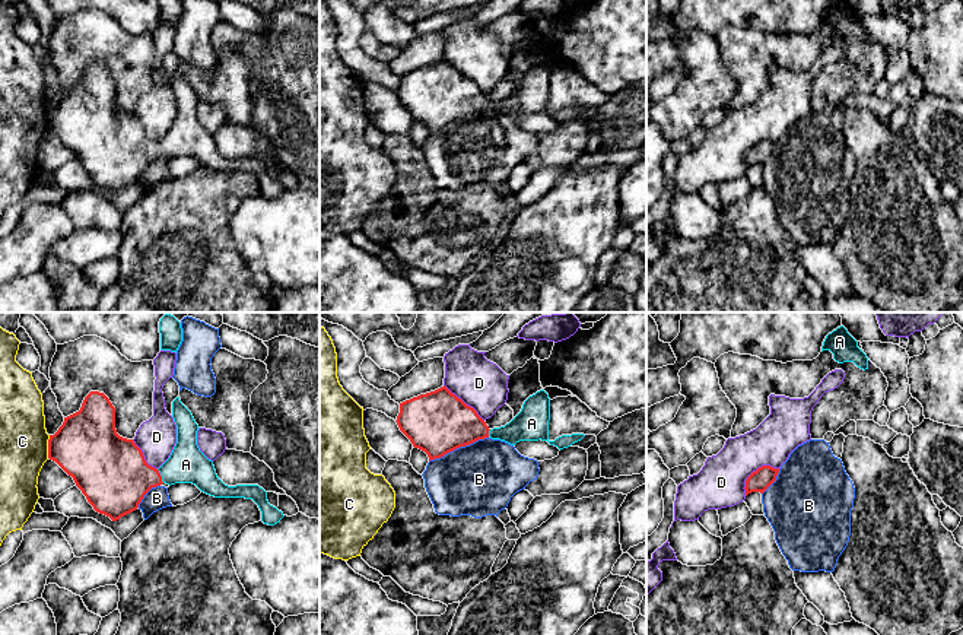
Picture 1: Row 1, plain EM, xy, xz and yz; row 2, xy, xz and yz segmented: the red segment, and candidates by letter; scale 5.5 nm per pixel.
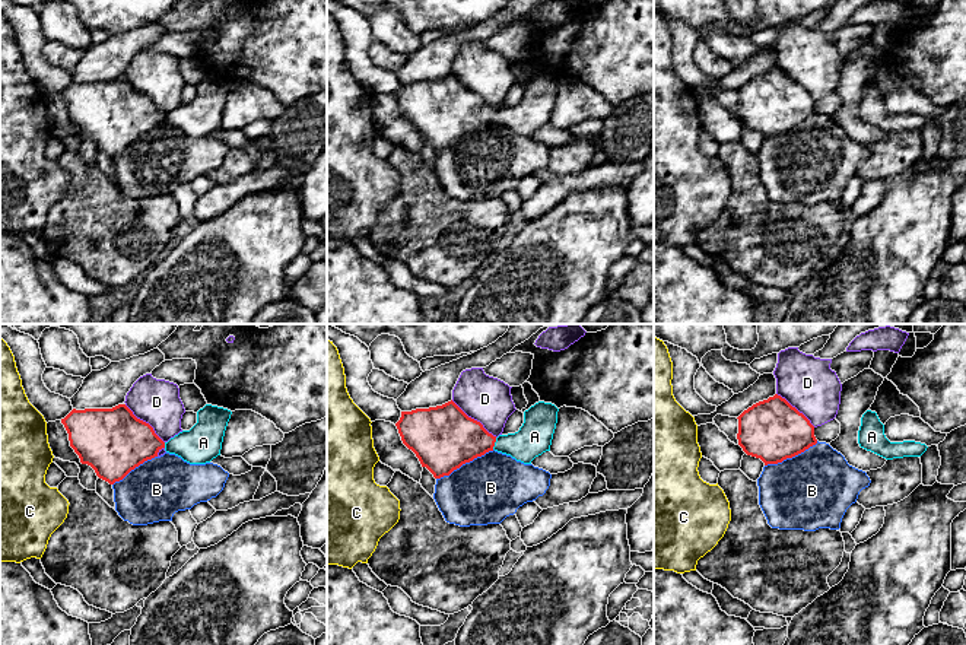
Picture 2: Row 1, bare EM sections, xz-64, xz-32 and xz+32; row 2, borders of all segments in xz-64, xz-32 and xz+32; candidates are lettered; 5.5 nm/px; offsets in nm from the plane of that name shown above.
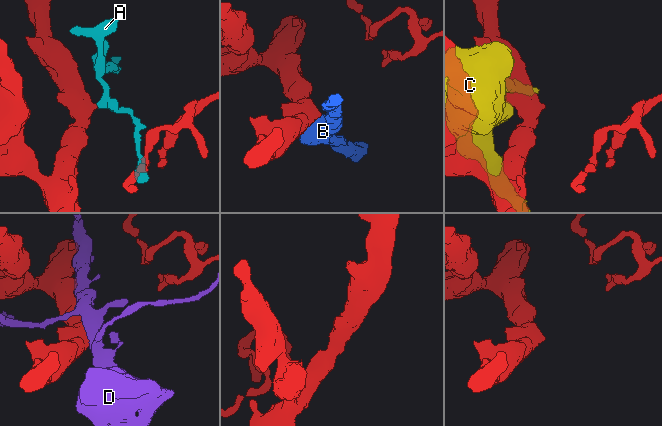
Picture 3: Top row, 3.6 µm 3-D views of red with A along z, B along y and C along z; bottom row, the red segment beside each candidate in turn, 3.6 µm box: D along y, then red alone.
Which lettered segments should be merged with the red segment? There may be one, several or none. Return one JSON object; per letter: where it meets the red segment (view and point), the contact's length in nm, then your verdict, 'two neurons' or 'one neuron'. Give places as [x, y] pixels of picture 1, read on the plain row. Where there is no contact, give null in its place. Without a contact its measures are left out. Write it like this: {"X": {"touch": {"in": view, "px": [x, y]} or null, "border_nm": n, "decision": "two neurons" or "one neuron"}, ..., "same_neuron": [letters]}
{"A": {"touch": {"in": "xy", "px": [161, 149]}, "border_nm": 90, "decision": "one neuron"}, "B": {"touch": {"in": "xz", "px": [458, 120]}, "border_nm": 360, "decision": "two neurons"}, "C": {"touch": {"in": "xy", "px": [48, 120]}, "border_nm": 130, "decision": "two neurons"}, "D": {"touch": {"in": "yz", "px": [753, 145]}, "border_nm": 240, "decision": "two neurons"}, "same_neuron": ["A"]}

